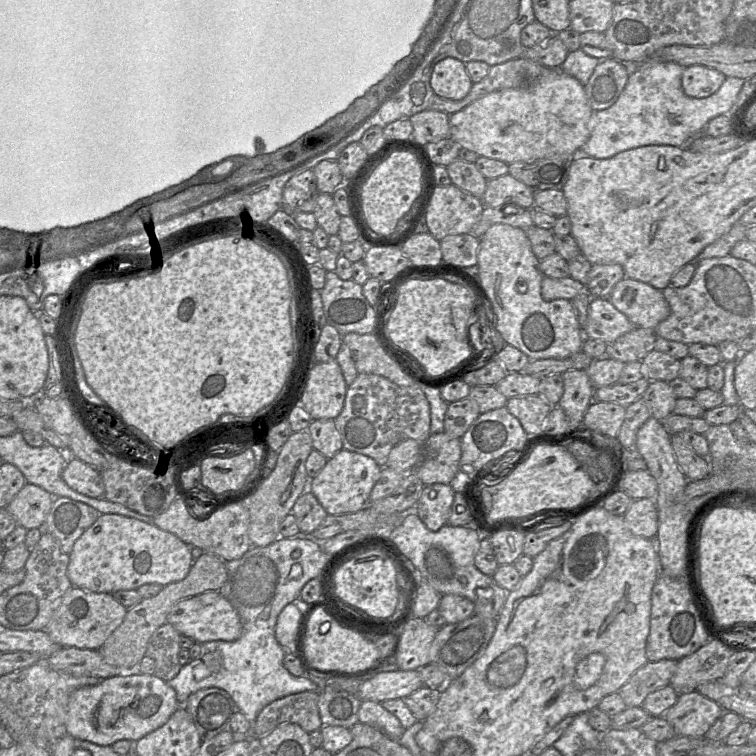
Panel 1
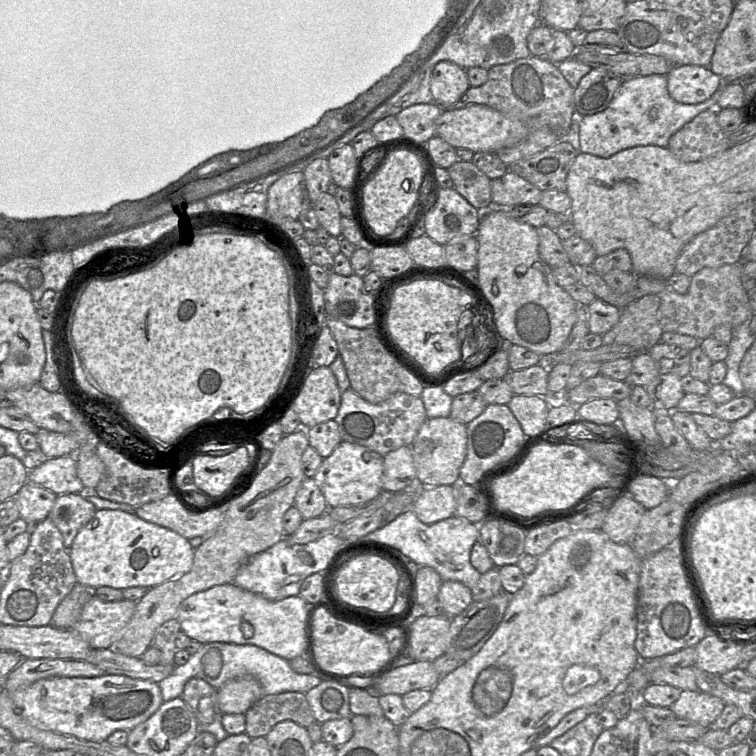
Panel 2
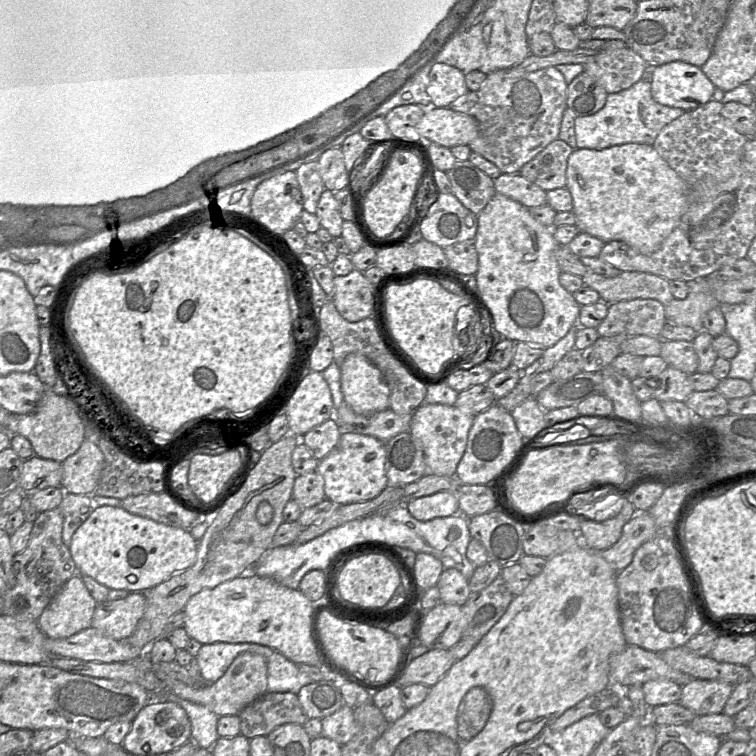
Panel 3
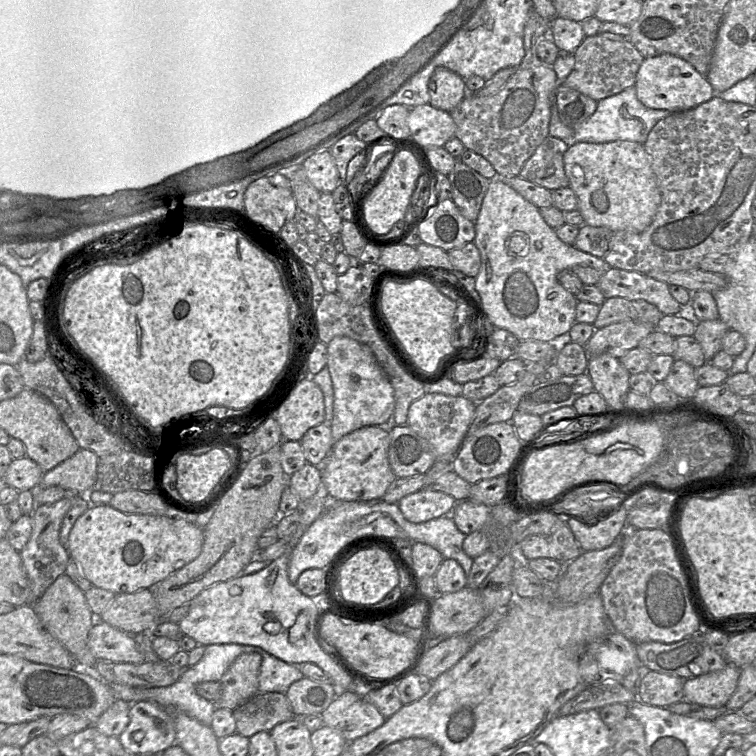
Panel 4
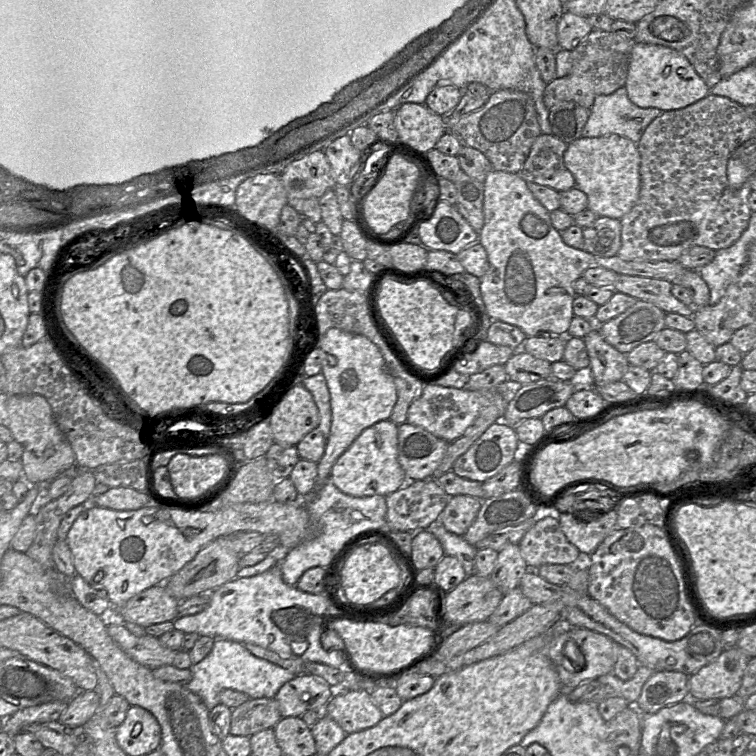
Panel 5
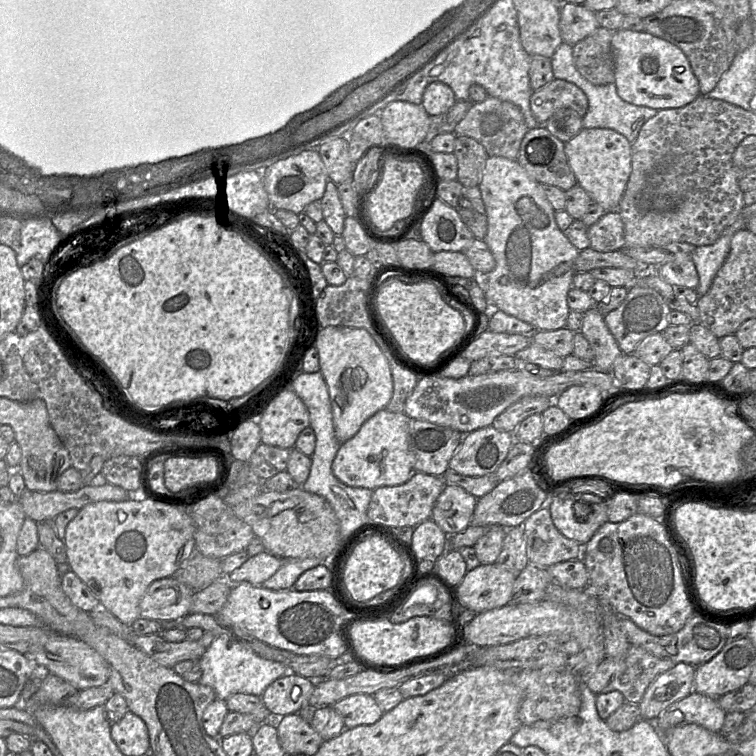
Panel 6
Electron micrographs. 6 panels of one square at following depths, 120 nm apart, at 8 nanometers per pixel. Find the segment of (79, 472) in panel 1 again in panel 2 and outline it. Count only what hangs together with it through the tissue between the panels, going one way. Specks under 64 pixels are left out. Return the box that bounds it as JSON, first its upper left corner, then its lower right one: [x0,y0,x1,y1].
[28,455,84,495]

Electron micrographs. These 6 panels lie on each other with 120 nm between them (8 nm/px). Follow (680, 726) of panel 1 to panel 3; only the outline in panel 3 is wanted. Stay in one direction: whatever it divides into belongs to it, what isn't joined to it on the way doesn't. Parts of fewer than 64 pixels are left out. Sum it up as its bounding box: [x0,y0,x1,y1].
[678,679,733,716]

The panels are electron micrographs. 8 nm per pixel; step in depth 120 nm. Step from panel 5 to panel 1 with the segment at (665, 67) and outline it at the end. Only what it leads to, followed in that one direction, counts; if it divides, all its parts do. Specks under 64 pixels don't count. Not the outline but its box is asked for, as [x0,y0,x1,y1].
[682,65,726,98]

